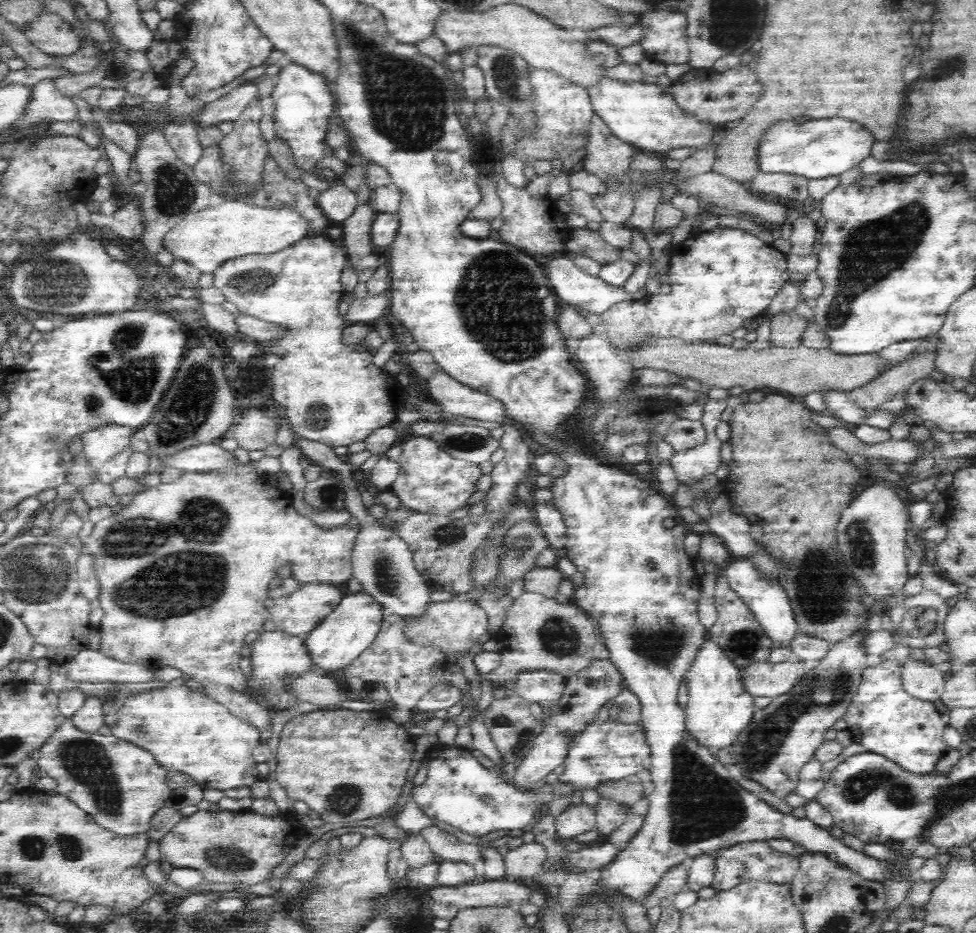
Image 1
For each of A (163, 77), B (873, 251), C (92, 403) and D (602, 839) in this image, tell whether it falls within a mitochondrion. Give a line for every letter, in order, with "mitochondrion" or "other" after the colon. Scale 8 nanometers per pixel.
A: other
B: mitochondrion
C: mitochondrion
D: other

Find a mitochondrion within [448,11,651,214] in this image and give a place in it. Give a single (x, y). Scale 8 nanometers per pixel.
(504, 71)

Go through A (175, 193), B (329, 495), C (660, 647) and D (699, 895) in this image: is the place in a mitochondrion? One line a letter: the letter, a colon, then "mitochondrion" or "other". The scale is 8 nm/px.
A: mitochondrion
B: mitochondrion
C: mitochondrion
D: other

